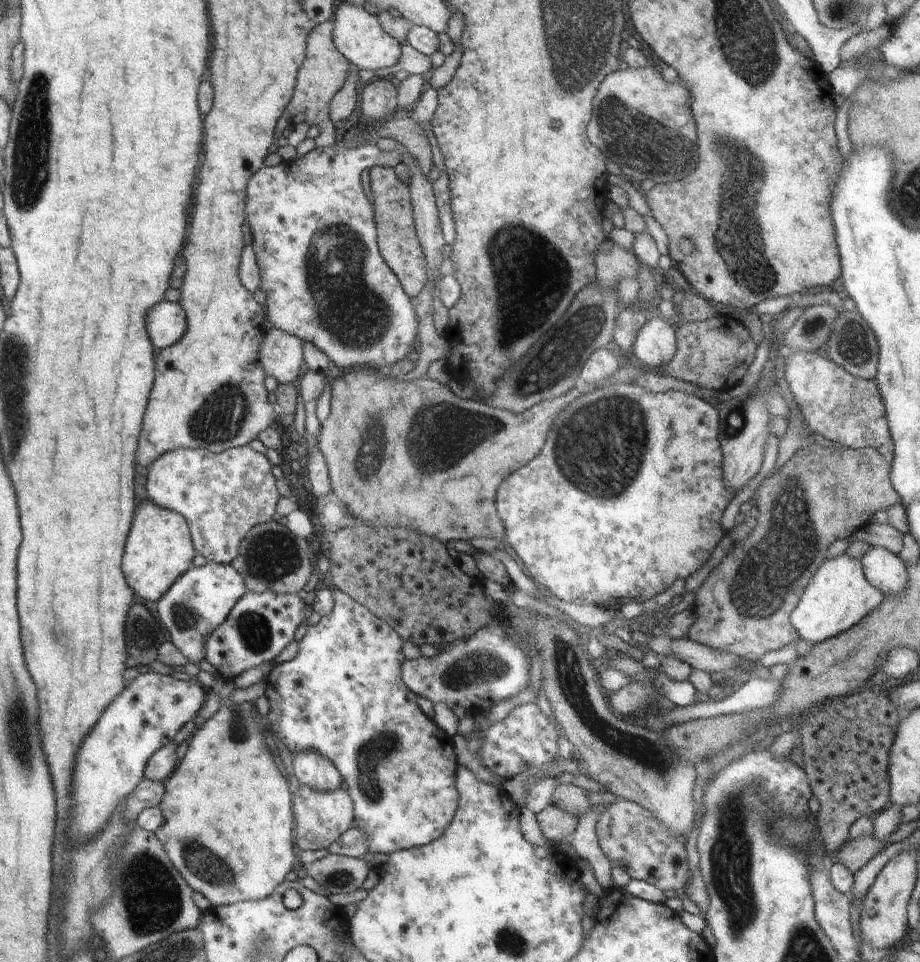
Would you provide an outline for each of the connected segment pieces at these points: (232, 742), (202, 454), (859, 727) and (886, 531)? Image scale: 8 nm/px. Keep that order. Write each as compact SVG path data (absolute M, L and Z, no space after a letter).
M205 658L196 665L215 678L210 688L221 698L221 704L214 716L198 725L180 765L164 782L164 794L159 802L163 821L153 833L176 868L182 868L182 876L190 880L189 887L204 894L212 905L266 899L285 880L290 880L290 872L298 868L298 856L302 856L302 852L298 852L294 784L290 784L290 776L282 772L278 749L257 716L253 702L233 704L229 695L237 688L234 681L220 676Z
M250 446L234 447L219 453L207 449L175 448L165 452L148 468L148 499L158 506L181 514L189 521L189 532L198 554L218 564L232 564L239 555L241 540L251 528L272 521L280 496L274 486L266 455L254 451Z
M868 688L825 700L806 714L801 725L804 770L821 806L817 832L830 855L851 839L849 828L857 818L873 817L890 804L887 750L901 716L893 704L888 704L887 696L884 700L882 692Z
M862 522L862 524L854 526L850 536L850 544L860 540L869 545L884 547L898 556L903 547L904 535L889 524Z

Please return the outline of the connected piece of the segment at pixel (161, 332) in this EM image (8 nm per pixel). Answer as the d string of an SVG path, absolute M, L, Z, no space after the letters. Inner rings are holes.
M162 302L150 310L150 340L156 348L176 344L188 331L188 317L180 303Z

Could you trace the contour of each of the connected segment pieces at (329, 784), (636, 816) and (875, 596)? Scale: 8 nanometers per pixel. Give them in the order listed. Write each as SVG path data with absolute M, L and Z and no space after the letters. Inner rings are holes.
M312 748L294 752L293 770L293 775L298 778L300 785L308 785L317 790L340 789L343 780L334 763Z
M624 797L618 798L604 807L597 818L595 829L600 848L612 868L624 869L632 879L646 881L662 892L680 890L689 883L685 838L671 833L643 806Z
M847 554L826 558L806 585L797 607L791 612L791 623L803 641L811 645L821 643L847 631L876 610L883 597L879 589L868 582L860 560Z

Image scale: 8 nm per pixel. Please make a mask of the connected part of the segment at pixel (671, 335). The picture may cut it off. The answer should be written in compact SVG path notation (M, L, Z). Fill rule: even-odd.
M654 315L639 328L629 355L654 371L669 363L676 349L675 326Z

